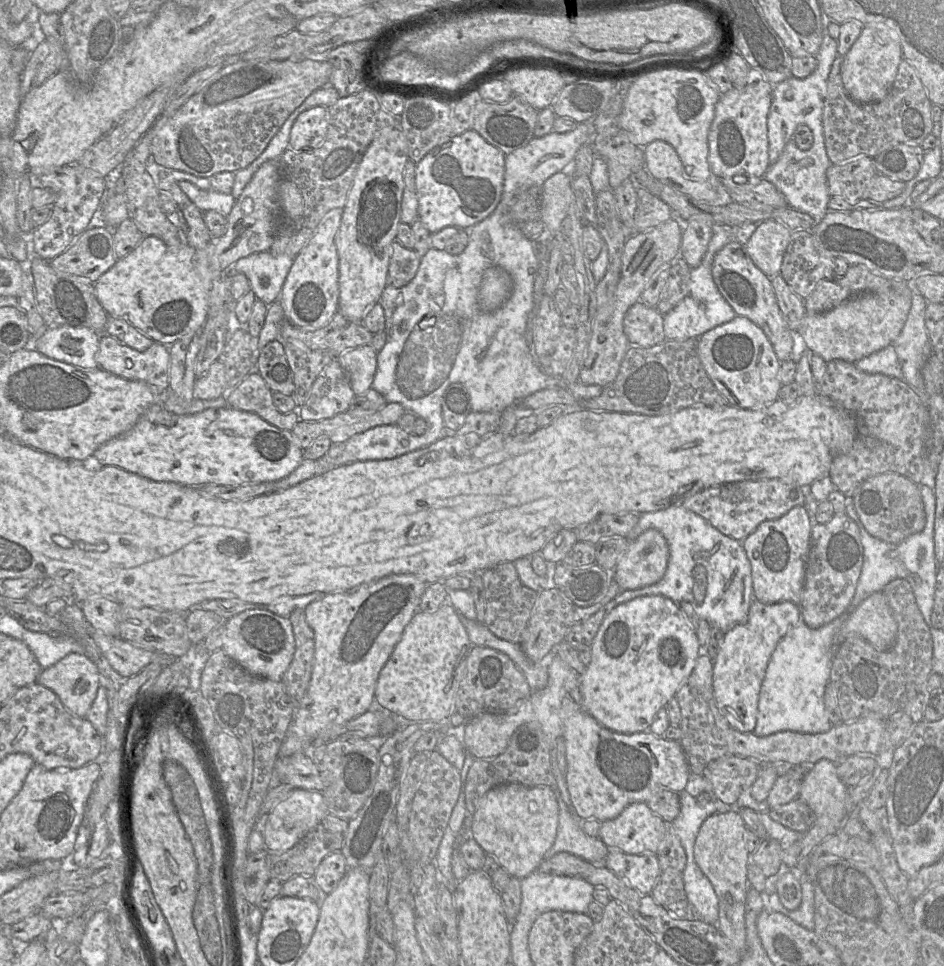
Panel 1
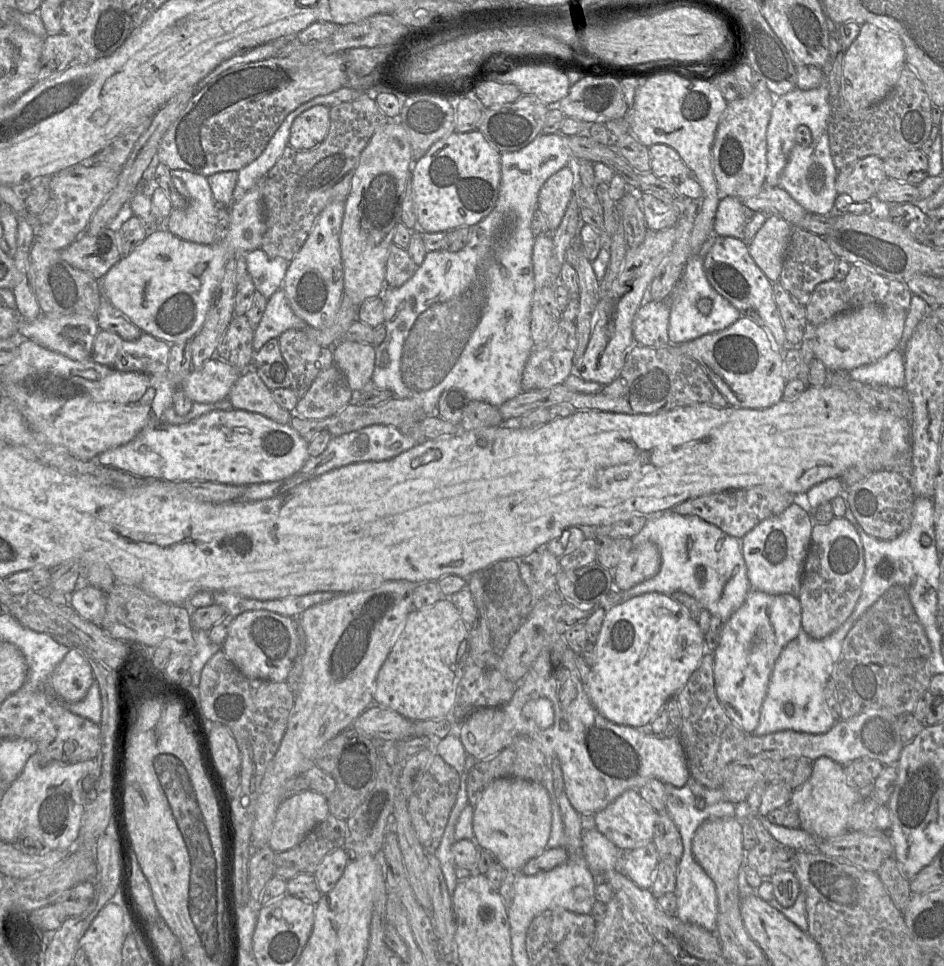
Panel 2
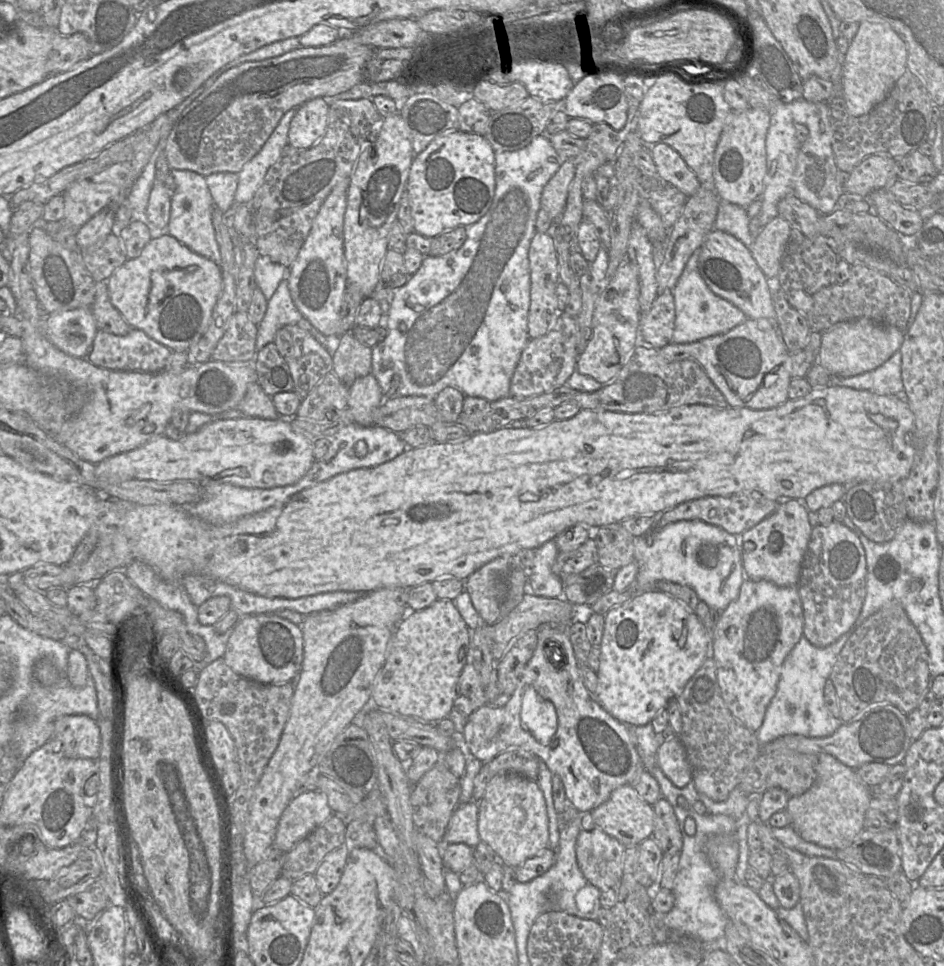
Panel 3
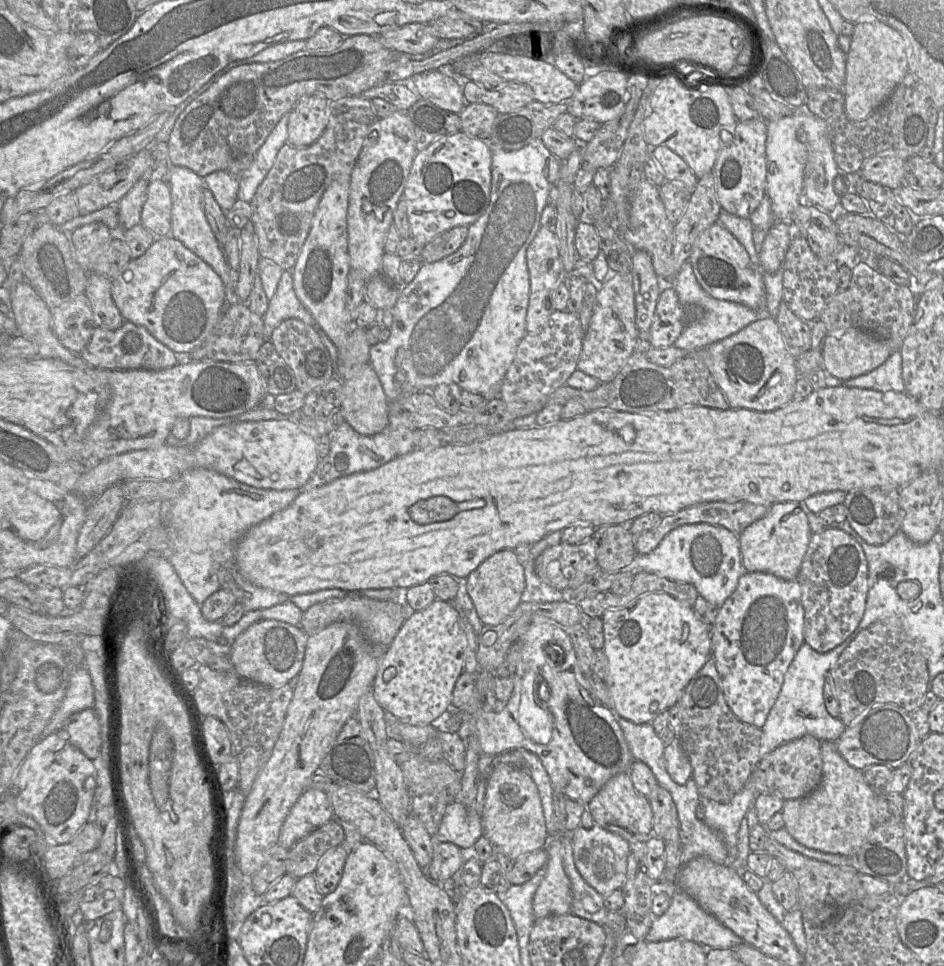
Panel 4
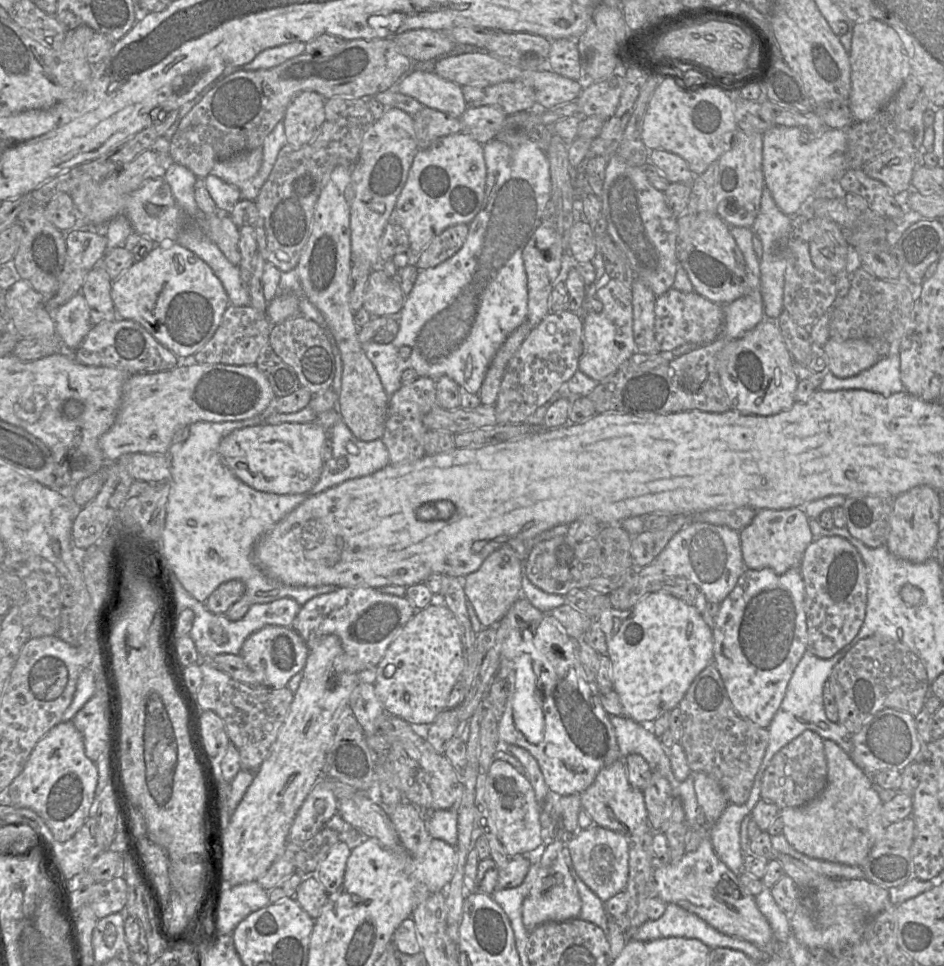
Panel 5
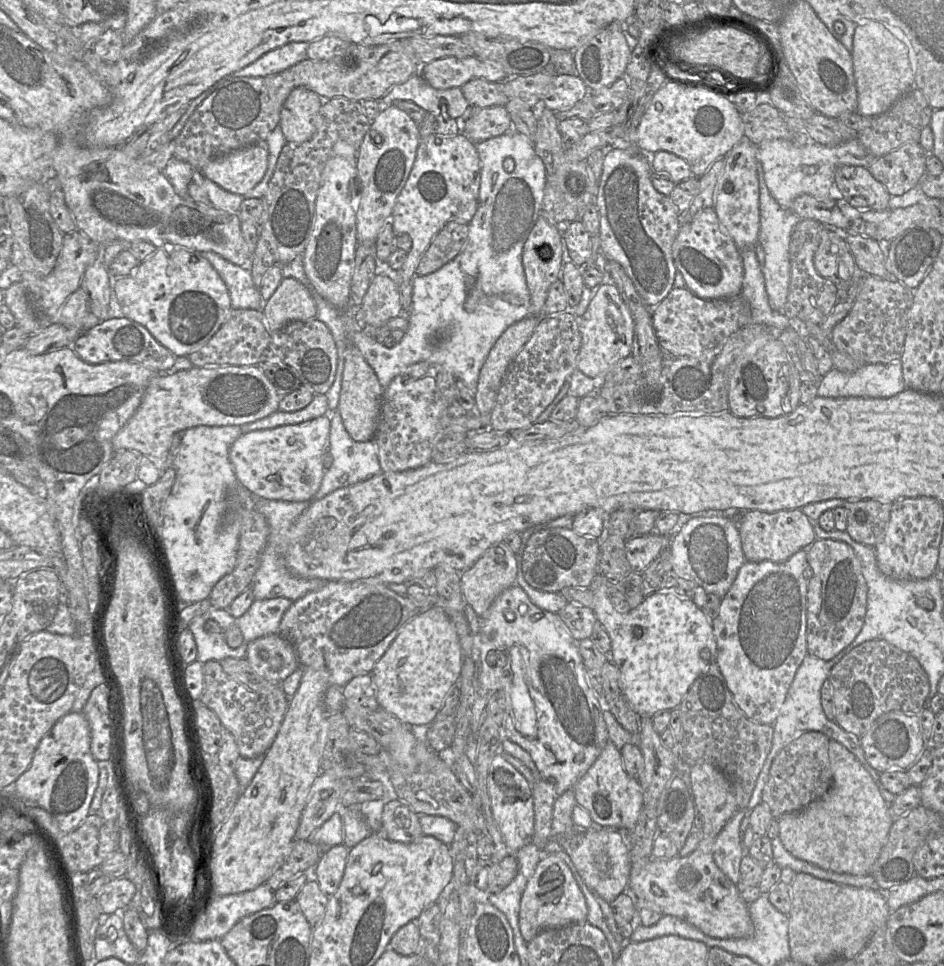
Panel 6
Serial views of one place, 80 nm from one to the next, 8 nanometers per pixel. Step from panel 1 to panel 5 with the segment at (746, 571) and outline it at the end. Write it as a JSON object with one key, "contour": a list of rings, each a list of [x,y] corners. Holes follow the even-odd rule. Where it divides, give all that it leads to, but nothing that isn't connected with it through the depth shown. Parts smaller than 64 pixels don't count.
{"contour":[[[705,522],[690,523],[677,532],[652,563],[661,566],[668,576],[683,577],[698,586],[707,601],[721,603],[734,589],[739,577],[747,569],[742,558],[739,532]]]}

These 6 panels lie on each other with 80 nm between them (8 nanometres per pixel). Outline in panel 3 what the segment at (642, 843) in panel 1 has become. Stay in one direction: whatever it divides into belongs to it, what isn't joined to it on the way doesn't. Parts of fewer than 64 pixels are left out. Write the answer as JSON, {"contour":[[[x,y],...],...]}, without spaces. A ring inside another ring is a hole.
{"contour":[[[631,784],[615,789],[607,801],[591,811],[596,827],[626,848],[652,837],[655,813]]]}

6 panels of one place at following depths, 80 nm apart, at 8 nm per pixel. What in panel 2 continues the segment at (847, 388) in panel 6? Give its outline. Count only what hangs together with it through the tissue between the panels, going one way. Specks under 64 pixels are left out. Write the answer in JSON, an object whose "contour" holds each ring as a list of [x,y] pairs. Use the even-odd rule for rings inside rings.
{"contour":[[[899,349],[890,351],[875,363],[862,365],[848,372],[853,380],[892,388],[905,387],[904,355]]]}

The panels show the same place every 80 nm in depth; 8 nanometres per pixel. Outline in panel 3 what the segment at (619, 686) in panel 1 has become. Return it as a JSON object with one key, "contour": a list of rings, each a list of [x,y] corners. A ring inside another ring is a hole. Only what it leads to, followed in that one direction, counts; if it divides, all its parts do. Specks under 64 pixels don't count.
{"contour":[[[660,590],[647,591],[641,595],[636,596],[632,600],[623,603],[622,605],[611,608],[605,614],[604,632],[599,647],[601,650],[600,666],[596,672],[598,677],[598,684],[594,696],[611,716],[626,726],[644,726],[648,723],[651,723],[660,709],[667,707],[671,700],[676,700],[676,698],[683,692],[686,684],[702,666],[705,659],[707,657],[711,657],[711,644],[707,638],[705,628],[697,617],[696,613],[687,609],[676,598]]]}

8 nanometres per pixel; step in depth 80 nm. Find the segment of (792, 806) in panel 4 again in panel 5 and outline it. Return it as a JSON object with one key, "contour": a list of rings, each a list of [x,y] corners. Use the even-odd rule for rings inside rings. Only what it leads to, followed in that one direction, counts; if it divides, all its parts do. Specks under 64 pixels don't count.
{"contour":[[[824,740],[827,784],[809,803],[780,809],[782,834],[798,852],[814,859],[860,866],[887,825],[882,817],[883,802],[872,787],[872,778],[860,769],[836,742]]]}

